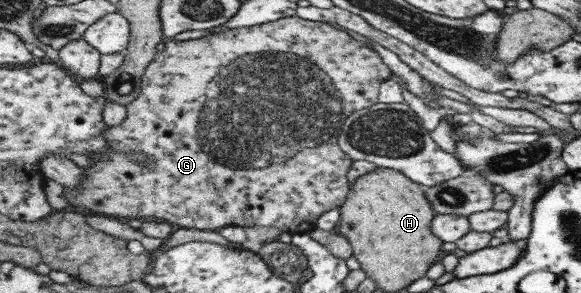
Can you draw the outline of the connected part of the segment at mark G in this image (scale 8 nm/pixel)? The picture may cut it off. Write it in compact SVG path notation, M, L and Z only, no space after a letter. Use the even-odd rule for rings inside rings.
M289 17L289 18L280 18L279 20L273 22L266 22L265 24L258 24L254 26L245 26L238 27L234 29L226 29L224 32L217 32L217 34L207 34L202 38L196 38L196 40L173 40L170 39L164 46L164 50L162 52L157 52L154 56L154 59L150 60L150 64L146 66L144 74L142 74L142 78L140 80L140 87L138 96L134 98L134 100L130 101L128 105L125 106L125 118L120 125L116 126L106 126L104 129L104 142L106 142L106 147L104 147L104 151L94 152L91 155L91 165L88 165L83 168L82 181L80 181L80 185L74 187L66 187L66 200L68 200L69 210L79 211L86 215L103 215L107 217L111 217L118 220L125 220L128 218L146 218L146 216L152 216L152 218L162 218L162 220L166 220L168 223L171 223L173 226L179 228L184 227L185 229L193 228L196 230L218 230L222 227L227 226L239 226L239 227L251 227L251 226L267 226L274 227L281 230L281 232L292 233L304 233L309 232L312 228L315 228L316 218L322 214L325 210L330 210L332 208L340 207L346 195L348 194L350 183L346 180L346 173L348 172L348 168L350 168L350 164L352 161L344 151L337 144L337 131L340 126L344 123L344 120L352 115L354 112L358 110L362 110L364 108L373 106L377 104L377 96L380 84L382 82L388 80L388 76L390 76L391 72L388 69L382 59L378 57L378 54L374 52L371 48L368 48L366 45L361 44L360 42L356 42L352 36L348 36L346 32L343 30L336 29L327 23L303 20L299 17ZM132 152L140 152L140 154L144 154L144 156L148 156L152 163L132 163L132 159L128 159L128 154L132 154Z

